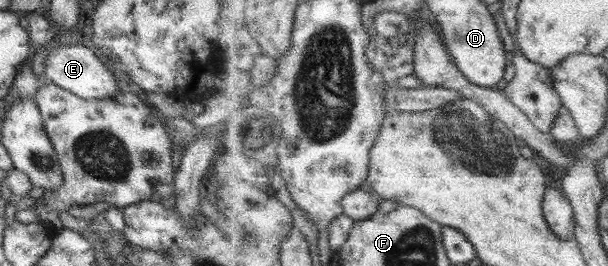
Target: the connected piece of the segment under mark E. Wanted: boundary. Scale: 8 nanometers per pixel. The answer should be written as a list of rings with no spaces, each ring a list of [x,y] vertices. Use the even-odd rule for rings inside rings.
[[[63,45],[49,51],[44,60],[43,72],[51,83],[83,100],[120,99],[127,94],[124,88],[120,89],[113,73],[99,61],[93,51],[83,45]]]

